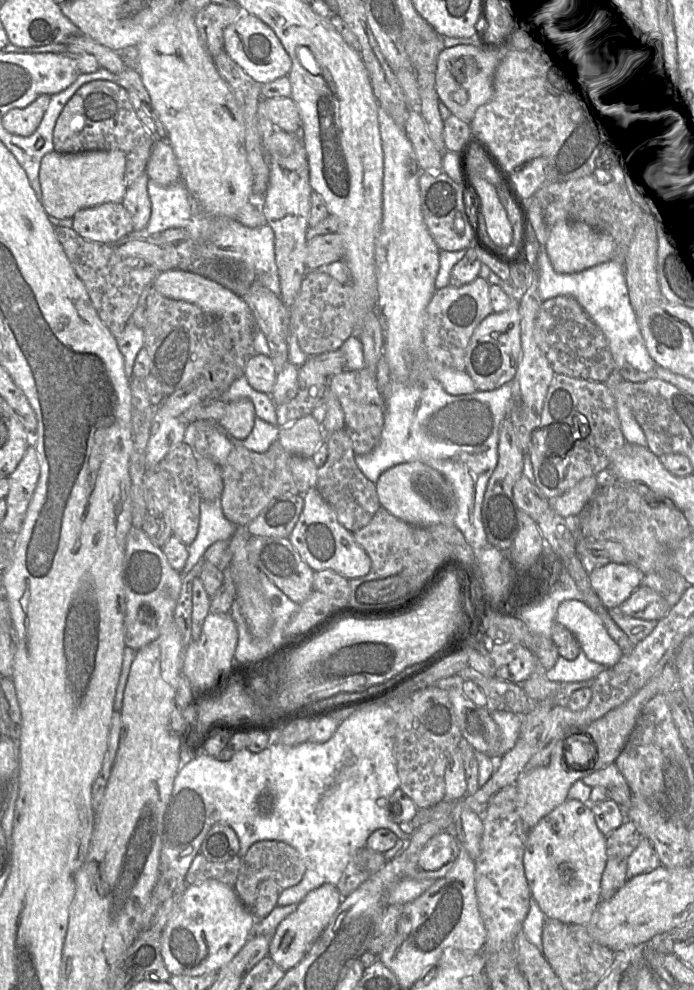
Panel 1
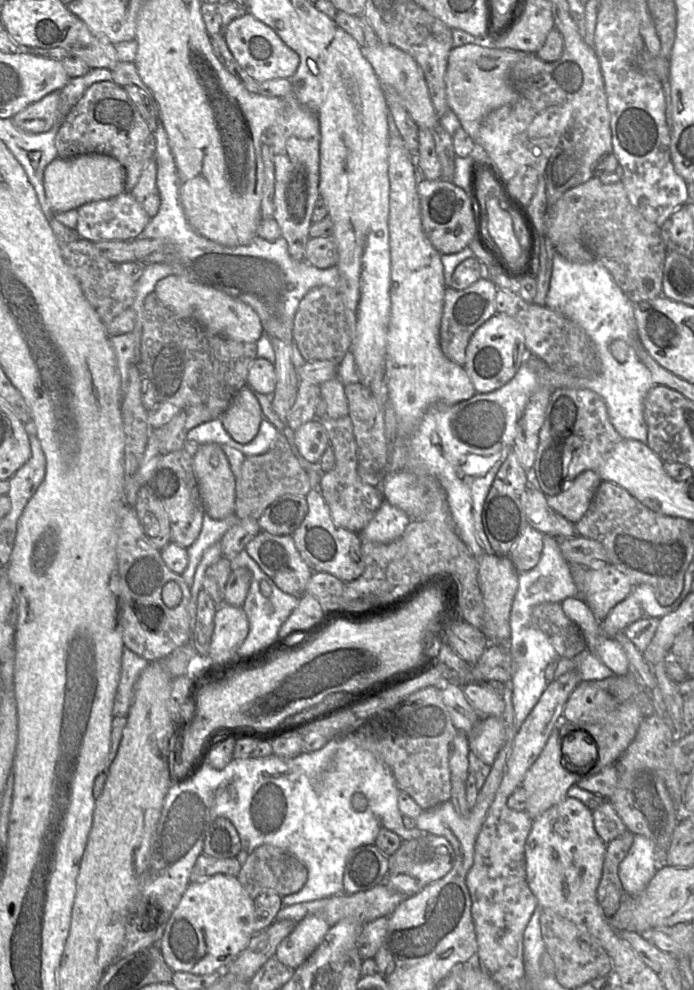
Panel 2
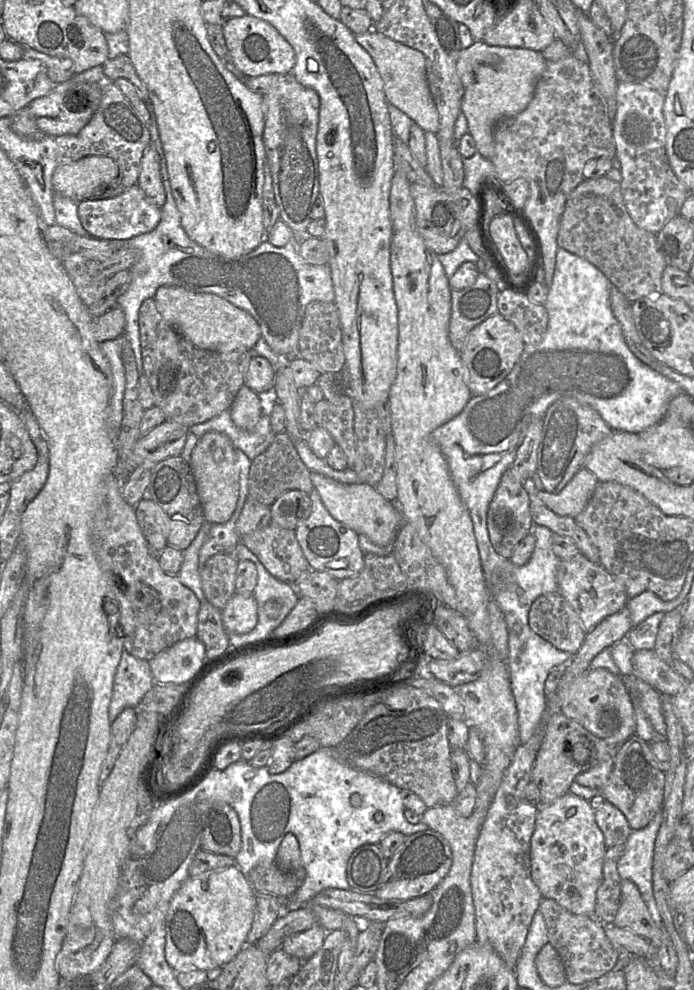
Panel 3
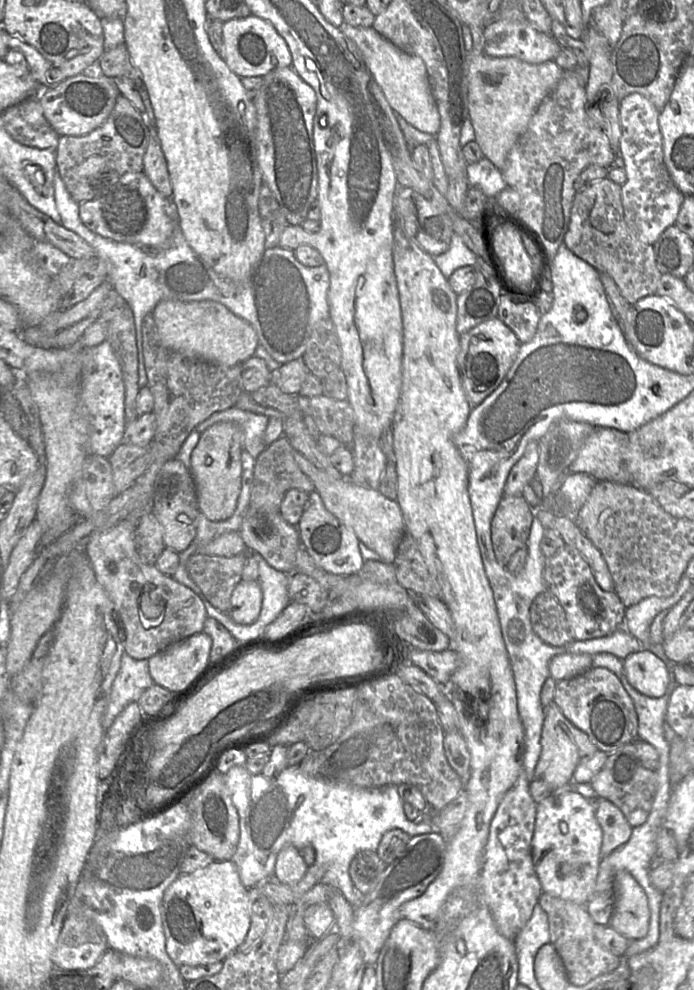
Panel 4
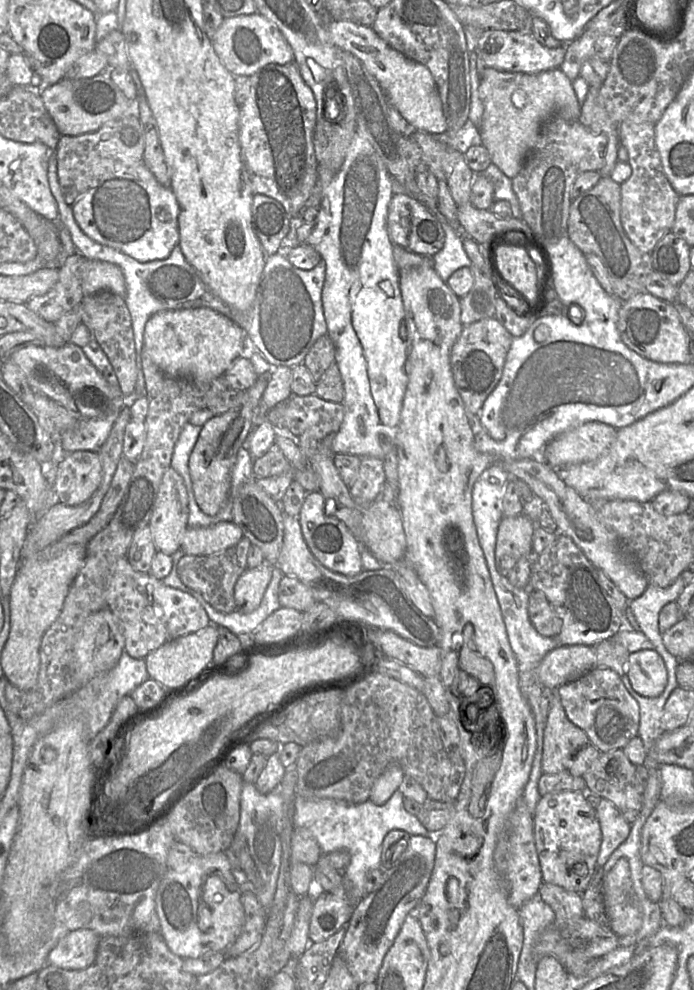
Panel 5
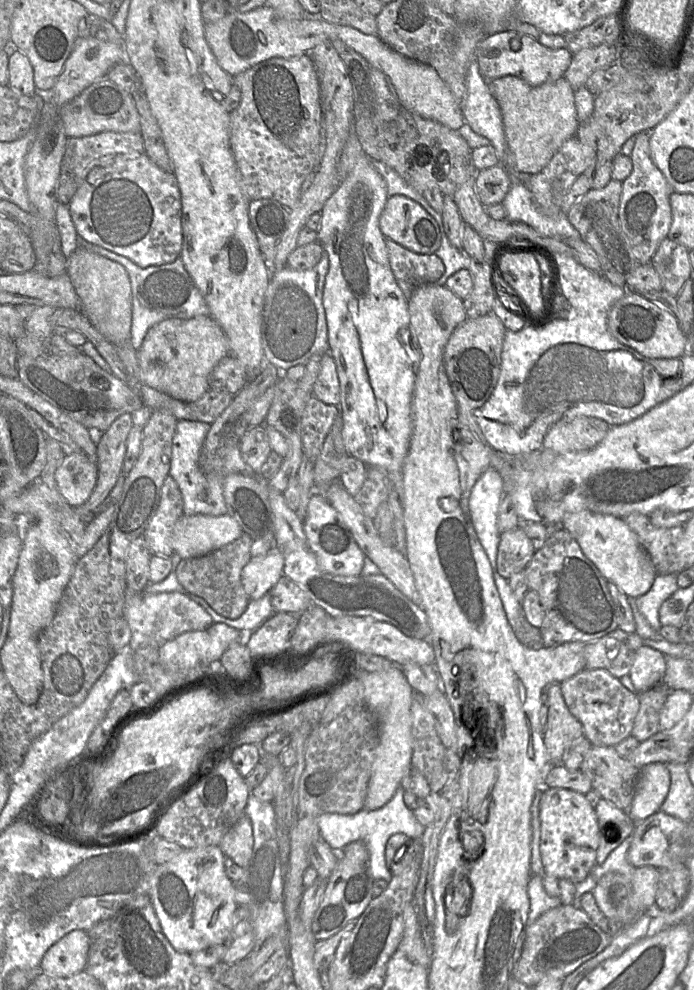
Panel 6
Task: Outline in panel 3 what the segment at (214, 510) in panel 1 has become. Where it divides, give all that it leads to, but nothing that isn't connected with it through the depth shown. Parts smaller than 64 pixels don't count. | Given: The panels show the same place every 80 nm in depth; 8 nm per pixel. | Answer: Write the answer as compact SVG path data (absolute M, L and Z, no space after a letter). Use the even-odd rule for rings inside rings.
M205 521L191 545L182 551L183 563L177 575L180 582L188 587L202 602L207 601L207 598L202 590L199 575L199 556L200 550L209 535L211 525L212 524Z

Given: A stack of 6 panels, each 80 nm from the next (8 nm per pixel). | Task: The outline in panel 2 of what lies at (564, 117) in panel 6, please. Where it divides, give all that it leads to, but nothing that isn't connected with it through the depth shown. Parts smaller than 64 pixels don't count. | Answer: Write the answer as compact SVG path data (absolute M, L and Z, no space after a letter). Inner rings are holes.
M489 42L469 43L451 49L445 73L447 103L458 117L461 127L475 141L475 145L484 118L491 111L518 100L518 93L510 84L509 73L524 53L494 48Z

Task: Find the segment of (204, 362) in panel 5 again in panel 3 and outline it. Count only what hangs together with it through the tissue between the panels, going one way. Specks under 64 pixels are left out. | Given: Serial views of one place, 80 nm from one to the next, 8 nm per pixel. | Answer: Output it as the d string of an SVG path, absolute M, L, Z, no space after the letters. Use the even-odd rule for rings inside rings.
M161 286L154 300L162 317L201 350L219 353L250 350L261 338L261 330L255 319L218 295L193 292L179 286Z

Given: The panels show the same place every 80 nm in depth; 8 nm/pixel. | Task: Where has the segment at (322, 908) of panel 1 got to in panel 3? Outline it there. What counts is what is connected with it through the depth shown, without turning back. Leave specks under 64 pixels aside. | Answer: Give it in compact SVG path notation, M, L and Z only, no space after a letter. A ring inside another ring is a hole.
M316 925L308 930L288 936L279 949L296 957L301 962L311 958L322 946L327 930L321 925Z

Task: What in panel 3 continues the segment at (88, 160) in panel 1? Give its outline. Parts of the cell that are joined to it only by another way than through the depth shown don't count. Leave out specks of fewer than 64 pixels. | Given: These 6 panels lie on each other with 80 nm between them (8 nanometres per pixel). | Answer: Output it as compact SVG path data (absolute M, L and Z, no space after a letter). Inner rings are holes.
M91 155L70 164L58 165L52 176L54 194L60 194L76 202L97 197L105 188L112 186L119 175L115 161L106 156Z

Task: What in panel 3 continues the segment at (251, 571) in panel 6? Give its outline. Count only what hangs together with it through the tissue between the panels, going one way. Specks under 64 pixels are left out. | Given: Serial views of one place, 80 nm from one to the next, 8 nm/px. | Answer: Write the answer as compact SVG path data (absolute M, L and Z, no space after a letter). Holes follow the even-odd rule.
M235 593L221 611L222 622L229 634L246 634L258 622L258 606L253 595L243 596Z

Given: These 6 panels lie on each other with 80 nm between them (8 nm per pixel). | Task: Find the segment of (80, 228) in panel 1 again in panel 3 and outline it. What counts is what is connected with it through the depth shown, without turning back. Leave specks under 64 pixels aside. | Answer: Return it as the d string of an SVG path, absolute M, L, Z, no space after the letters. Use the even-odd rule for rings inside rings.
M137 185L109 198L90 198L78 203L81 225L89 236L105 240L128 240L151 232L161 218L161 207L155 205Z

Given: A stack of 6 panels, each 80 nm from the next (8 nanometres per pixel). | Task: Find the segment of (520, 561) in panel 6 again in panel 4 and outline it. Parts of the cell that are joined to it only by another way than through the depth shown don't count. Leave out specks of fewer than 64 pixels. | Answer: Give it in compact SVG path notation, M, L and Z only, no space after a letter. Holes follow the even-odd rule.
M503 495L491 521L493 550L501 565L507 566L512 555L527 544L533 519L533 508L522 495Z

